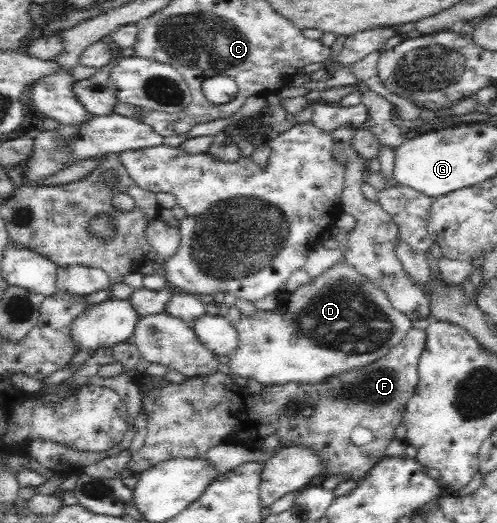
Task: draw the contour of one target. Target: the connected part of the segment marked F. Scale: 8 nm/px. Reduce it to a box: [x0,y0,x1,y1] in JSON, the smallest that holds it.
[127,327,425,486]

